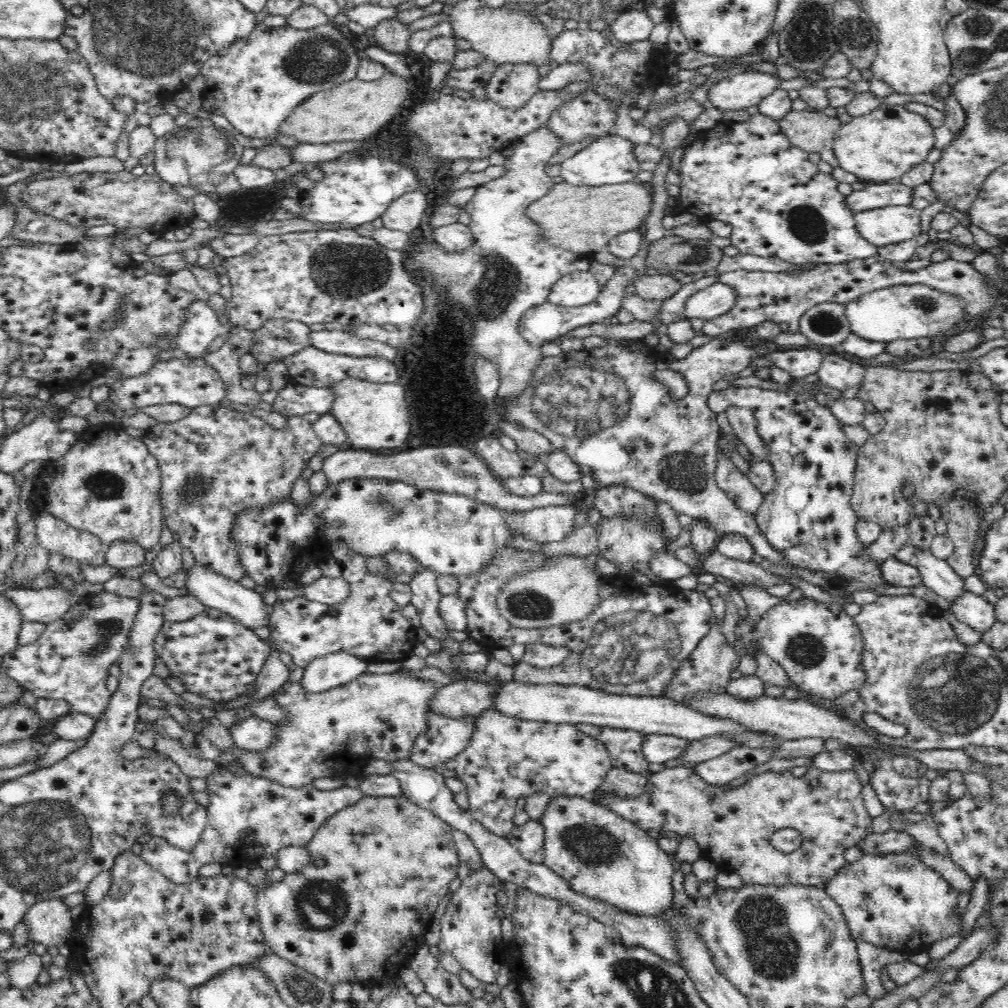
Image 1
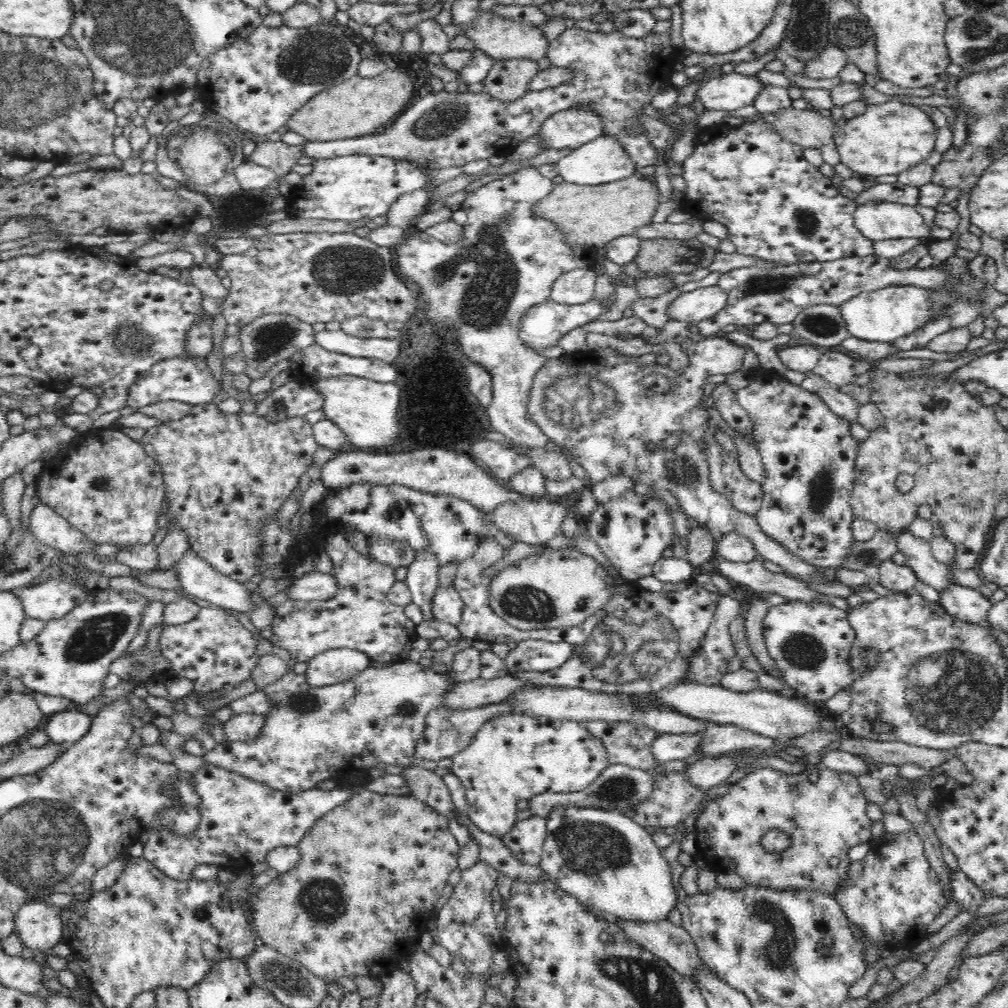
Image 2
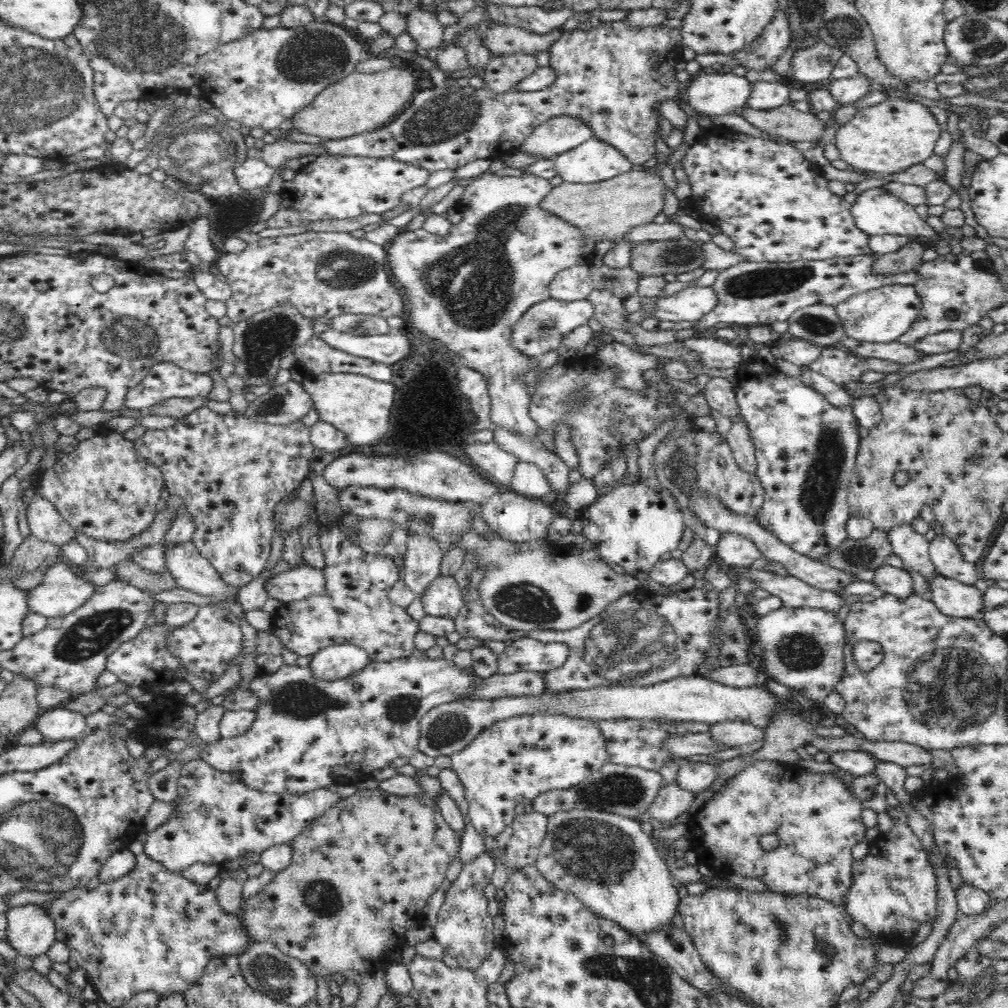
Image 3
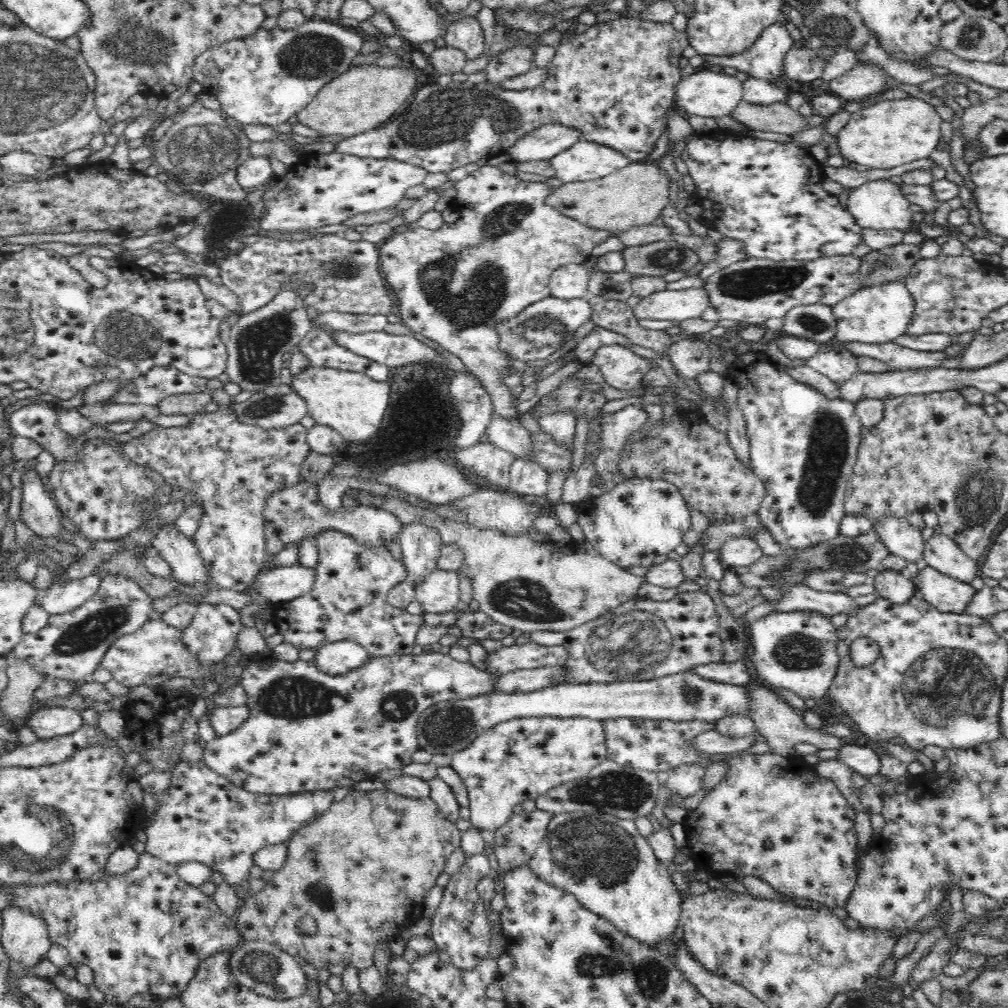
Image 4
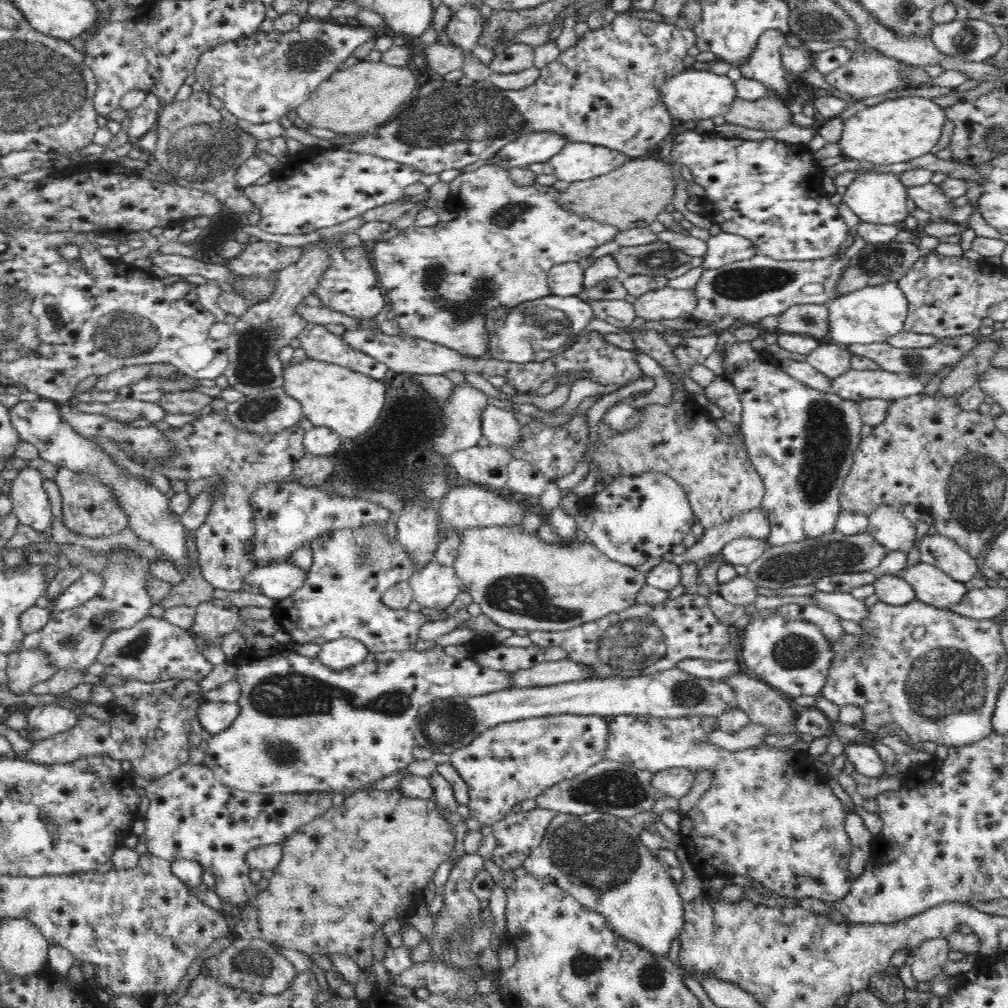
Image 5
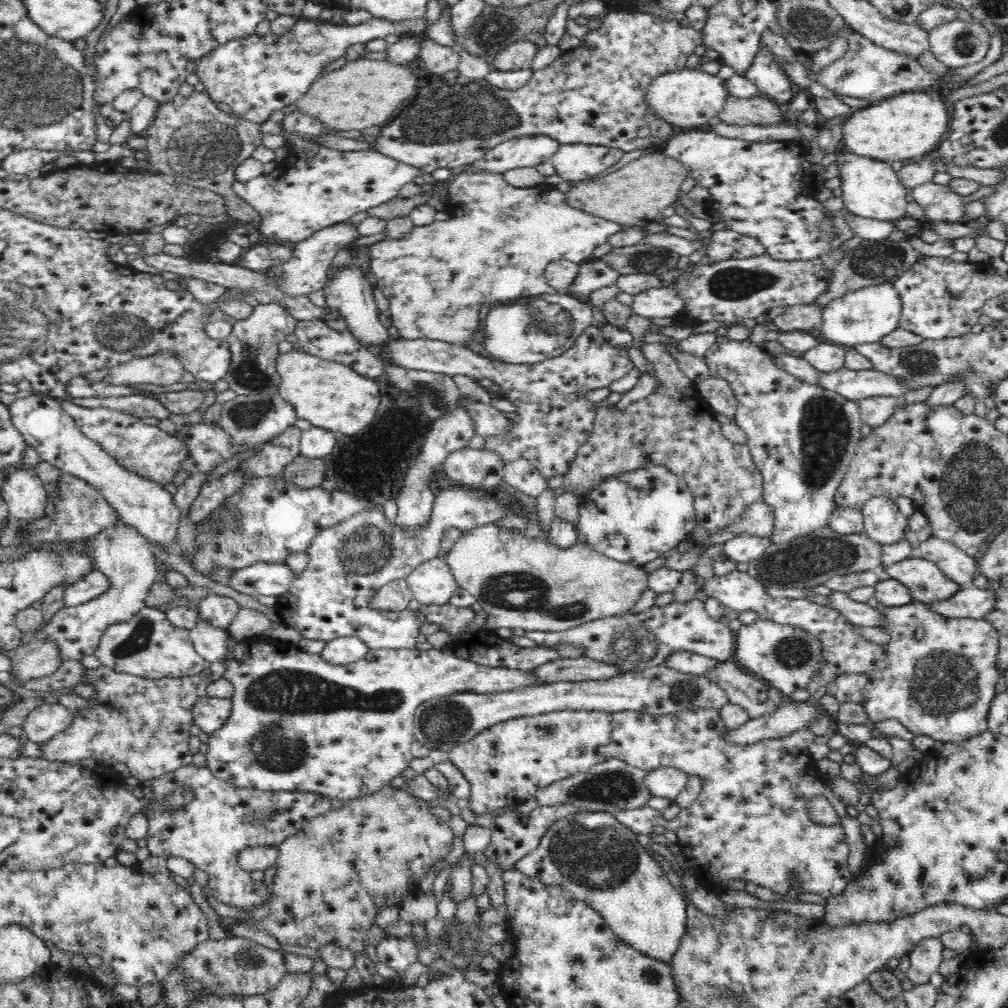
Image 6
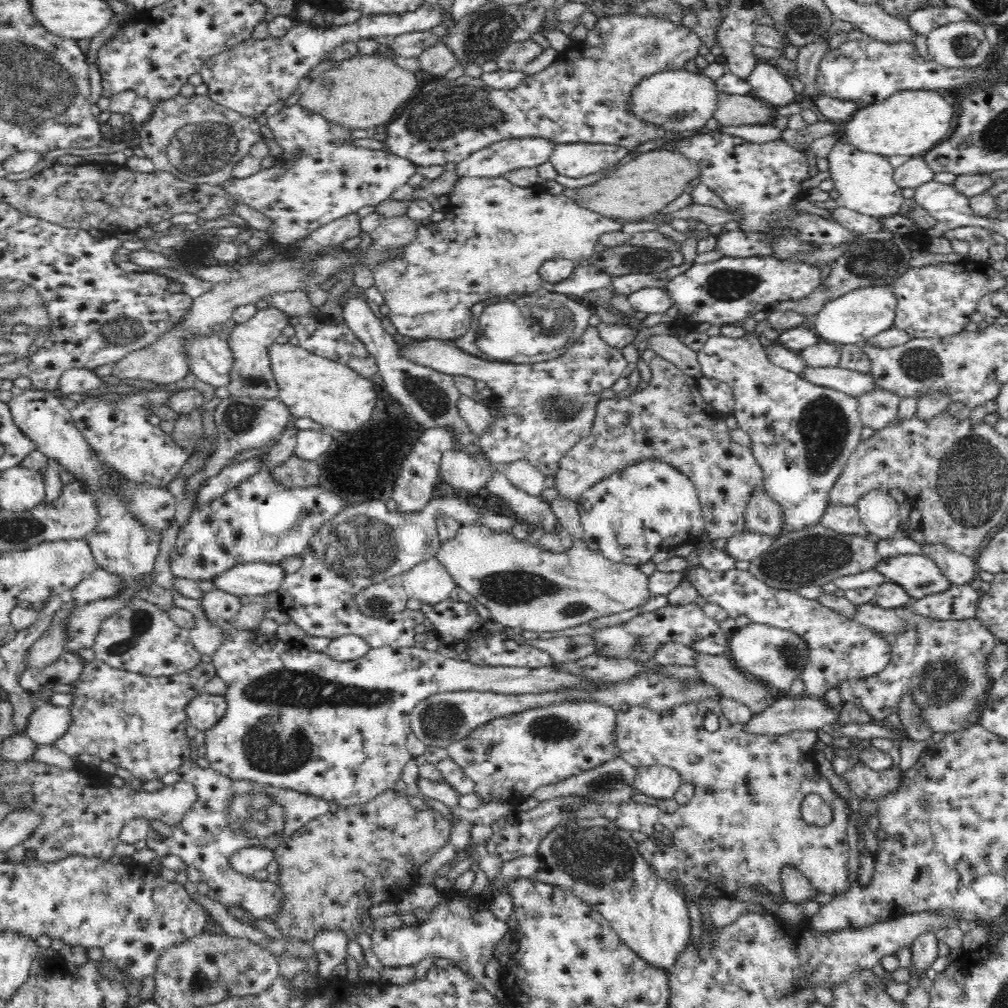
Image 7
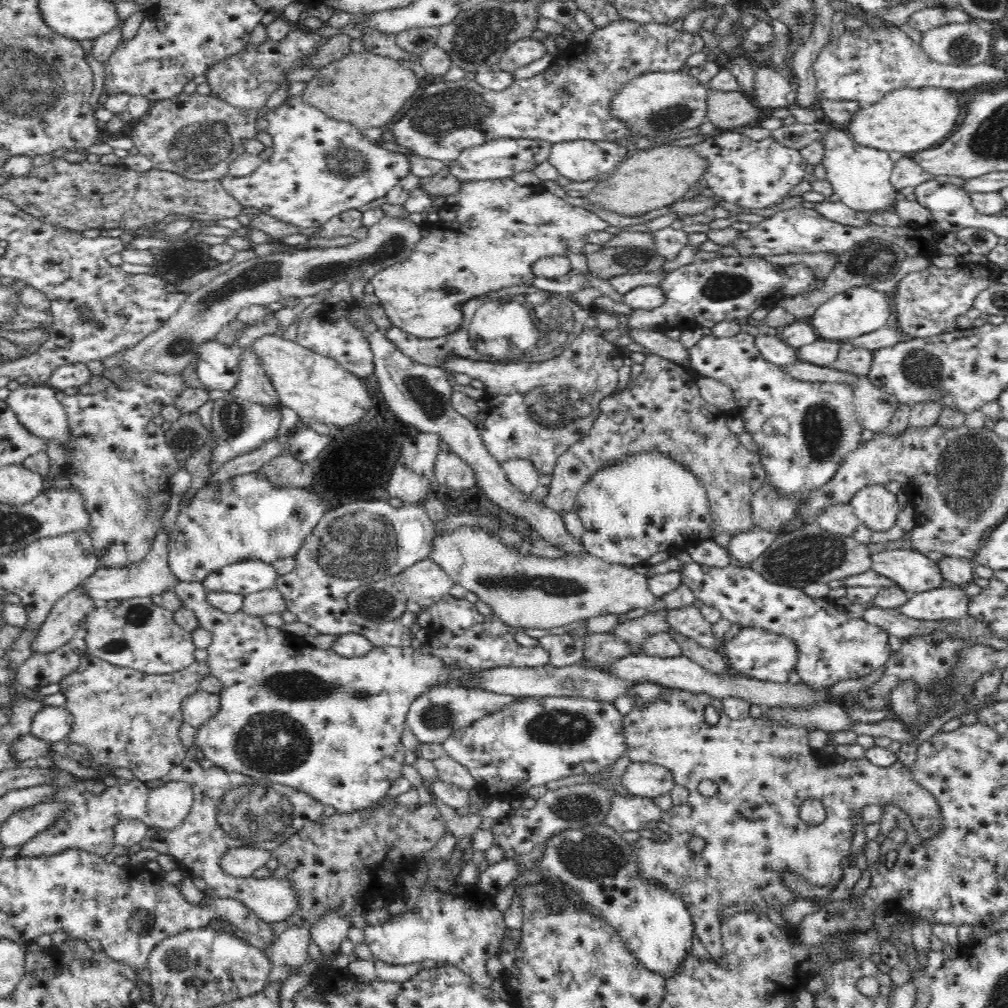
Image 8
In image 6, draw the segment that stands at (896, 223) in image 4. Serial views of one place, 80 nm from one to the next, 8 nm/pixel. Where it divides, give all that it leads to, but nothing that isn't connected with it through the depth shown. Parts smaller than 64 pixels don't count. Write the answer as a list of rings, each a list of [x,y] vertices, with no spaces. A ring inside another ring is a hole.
[[[841,147],[836,153],[836,164],[840,172],[843,208],[858,216],[881,221],[896,222],[904,218],[908,204],[905,196],[910,190],[900,184],[891,163],[869,156],[859,156],[856,152]]]

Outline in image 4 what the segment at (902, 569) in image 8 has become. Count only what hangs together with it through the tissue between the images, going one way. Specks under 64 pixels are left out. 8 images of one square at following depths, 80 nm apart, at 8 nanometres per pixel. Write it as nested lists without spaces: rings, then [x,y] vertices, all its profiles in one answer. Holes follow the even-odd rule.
[[[924,564],[911,581],[920,597],[939,611],[964,613],[965,606],[976,592],[970,583],[960,582]]]

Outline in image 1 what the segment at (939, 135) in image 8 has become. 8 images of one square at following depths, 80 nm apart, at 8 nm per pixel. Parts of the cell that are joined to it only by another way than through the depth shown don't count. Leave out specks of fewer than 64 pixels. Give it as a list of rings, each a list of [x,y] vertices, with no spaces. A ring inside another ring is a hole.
[[[880,104],[864,116],[853,117],[850,122],[842,124],[835,132],[832,148],[839,166],[855,174],[864,183],[887,182],[893,178],[901,178],[914,166],[924,163],[935,147],[935,128],[924,115],[906,109],[900,104]]]

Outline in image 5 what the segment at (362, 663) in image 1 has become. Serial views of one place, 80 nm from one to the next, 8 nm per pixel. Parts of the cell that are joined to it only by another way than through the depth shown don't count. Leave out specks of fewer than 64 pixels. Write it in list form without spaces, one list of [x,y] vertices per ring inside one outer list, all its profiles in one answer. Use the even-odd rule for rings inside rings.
[[[340,638],[322,645],[317,657],[324,665],[334,670],[342,670],[362,662],[369,653],[362,642],[354,638]]]

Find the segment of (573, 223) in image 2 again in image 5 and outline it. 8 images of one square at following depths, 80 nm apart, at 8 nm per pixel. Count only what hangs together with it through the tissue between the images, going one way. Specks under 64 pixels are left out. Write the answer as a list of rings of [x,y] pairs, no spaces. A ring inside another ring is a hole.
[[[632,159],[602,176],[570,183],[566,190],[559,192],[556,202],[564,209],[614,225],[620,231],[646,228],[672,202],[680,180],[678,166],[660,159]]]

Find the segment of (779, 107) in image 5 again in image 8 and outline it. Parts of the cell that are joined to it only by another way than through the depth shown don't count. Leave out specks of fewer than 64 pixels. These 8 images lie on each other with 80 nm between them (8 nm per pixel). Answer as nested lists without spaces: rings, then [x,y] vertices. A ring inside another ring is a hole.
[[[708,88],[705,96],[705,118],[717,130],[731,130],[737,126],[756,124],[767,115],[754,100],[749,100],[740,90],[724,92]]]

